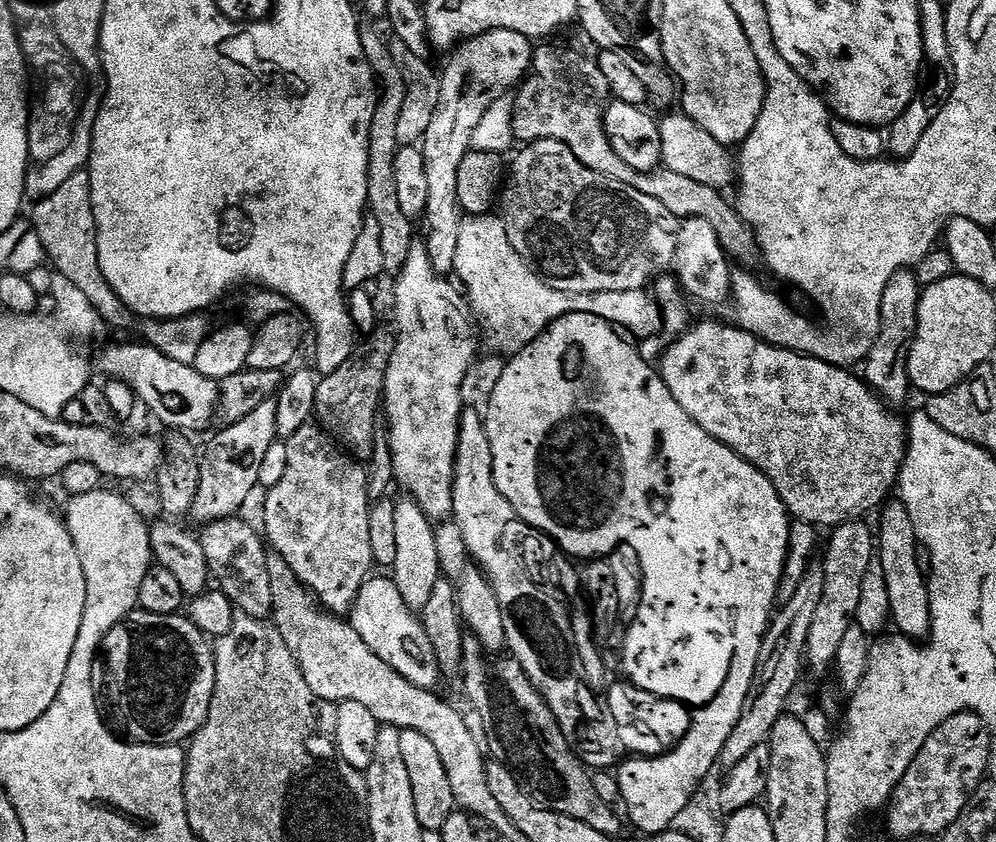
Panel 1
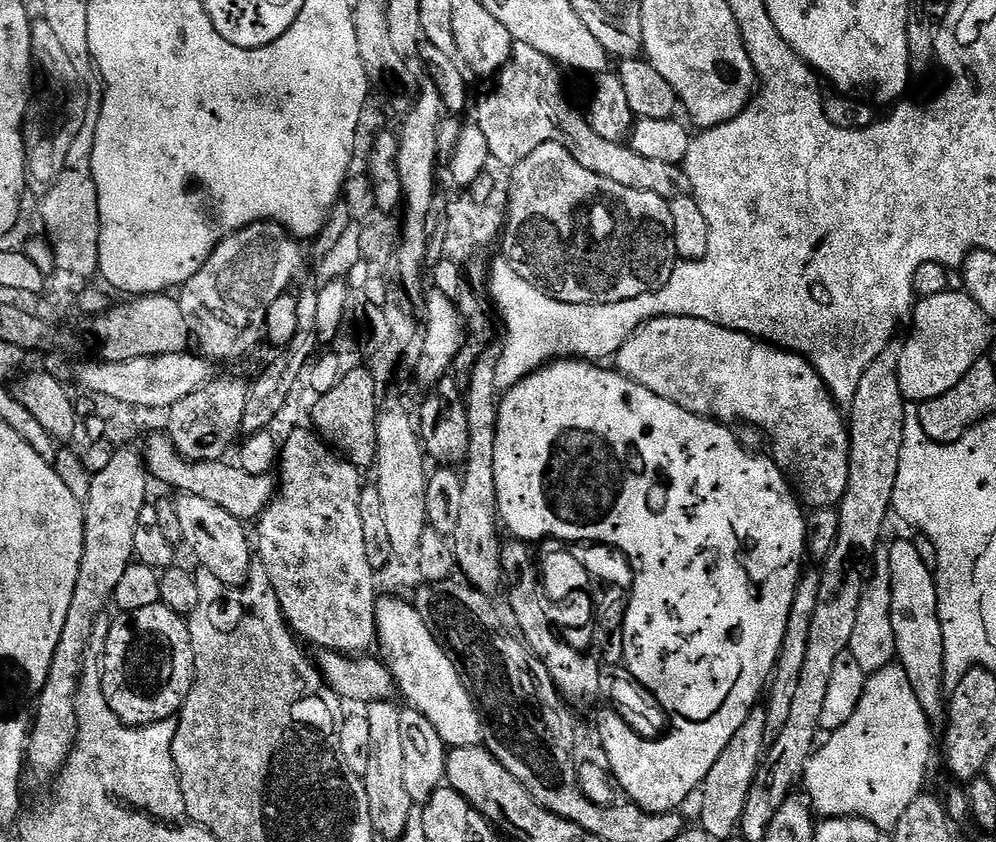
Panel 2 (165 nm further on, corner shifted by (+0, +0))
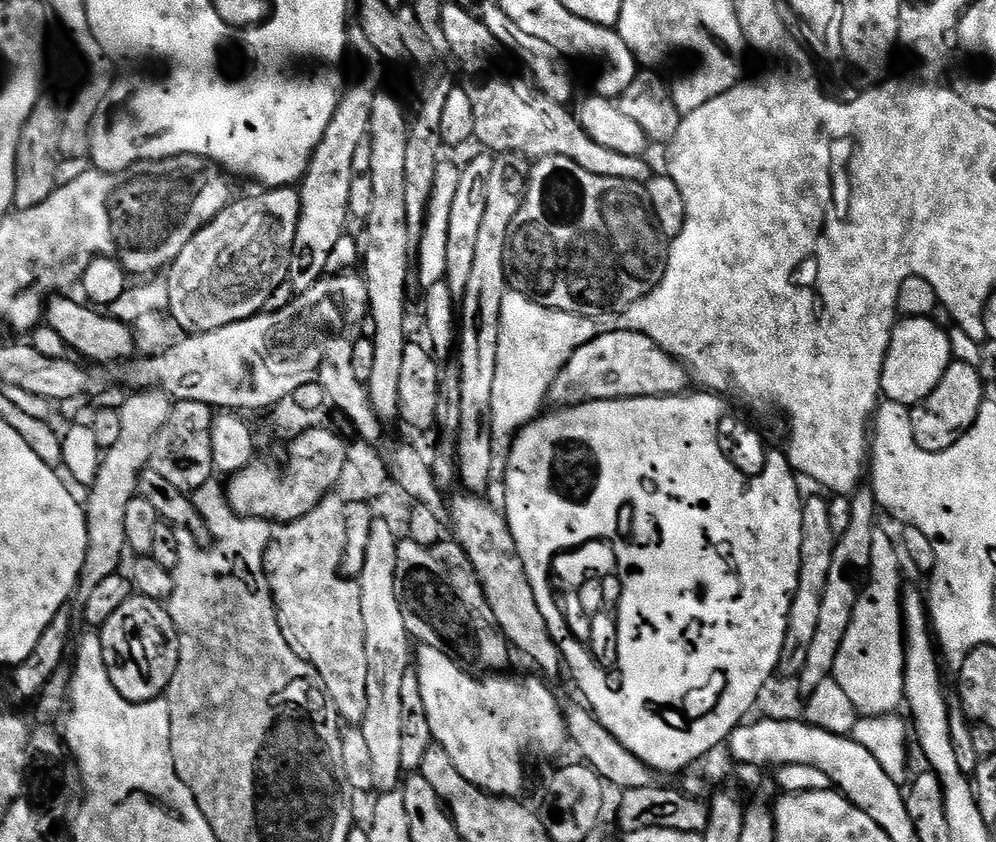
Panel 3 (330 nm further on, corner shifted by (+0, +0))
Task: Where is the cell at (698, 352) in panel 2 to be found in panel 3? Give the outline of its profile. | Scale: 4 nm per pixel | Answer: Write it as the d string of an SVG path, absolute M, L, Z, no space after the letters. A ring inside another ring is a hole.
M604 330L572 355L550 386L547 403L572 408L587 400L679 396L688 380L689 369L646 334Z

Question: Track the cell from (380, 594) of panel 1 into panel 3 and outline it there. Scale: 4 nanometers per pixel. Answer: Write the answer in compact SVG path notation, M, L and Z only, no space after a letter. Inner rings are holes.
M424 644L421 648L419 645L415 649L414 671L422 690L426 718L430 718L433 741L441 744L446 754L454 758L454 766L458 766L460 773L471 784L478 785L485 792L519 797L524 788L524 779L528 776L528 752L544 760L552 760L564 747L569 747L568 727L561 701L556 701L555 694L543 684L545 681L539 675L516 677L488 674L477 678L469 669L453 660L443 648L432 644Z

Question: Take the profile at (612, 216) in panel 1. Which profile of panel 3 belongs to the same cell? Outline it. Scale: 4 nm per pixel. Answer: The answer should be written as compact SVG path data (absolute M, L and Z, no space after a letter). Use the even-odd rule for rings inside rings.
M541 156L531 165L528 193L525 194L524 205L518 210L511 230L510 241L510 284L515 291L525 292L532 300L542 306L562 310L563 312L577 312L579 316L593 318L611 318L625 312L634 302L646 298L662 282L668 269L669 237L664 235L658 218L654 214L654 202L650 202L647 187L639 180L623 180L622 178L602 178L602 174L590 174L590 170L582 170L578 162L565 156Z

